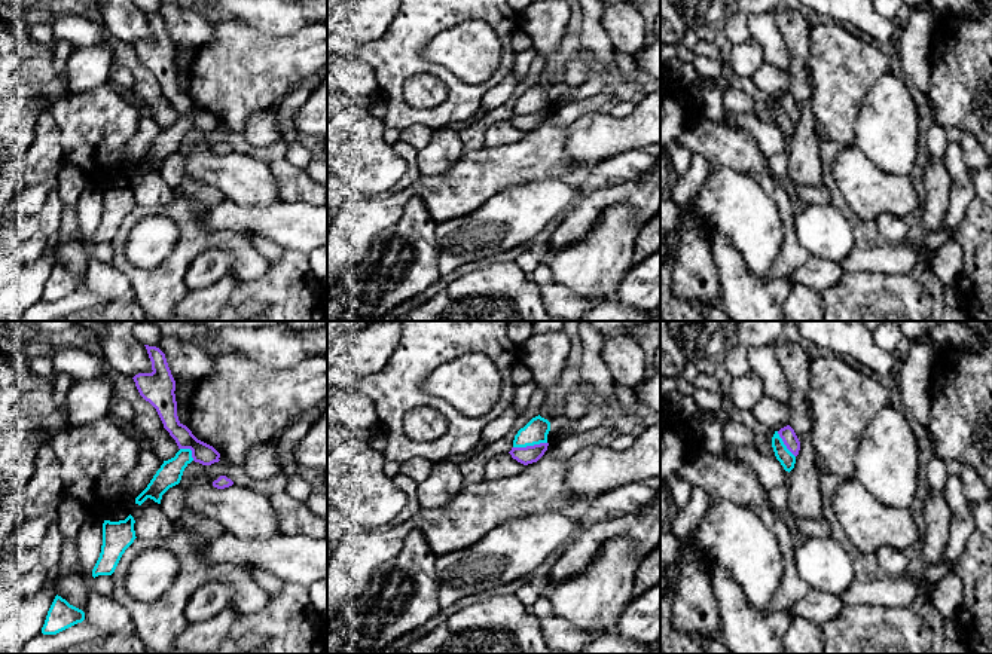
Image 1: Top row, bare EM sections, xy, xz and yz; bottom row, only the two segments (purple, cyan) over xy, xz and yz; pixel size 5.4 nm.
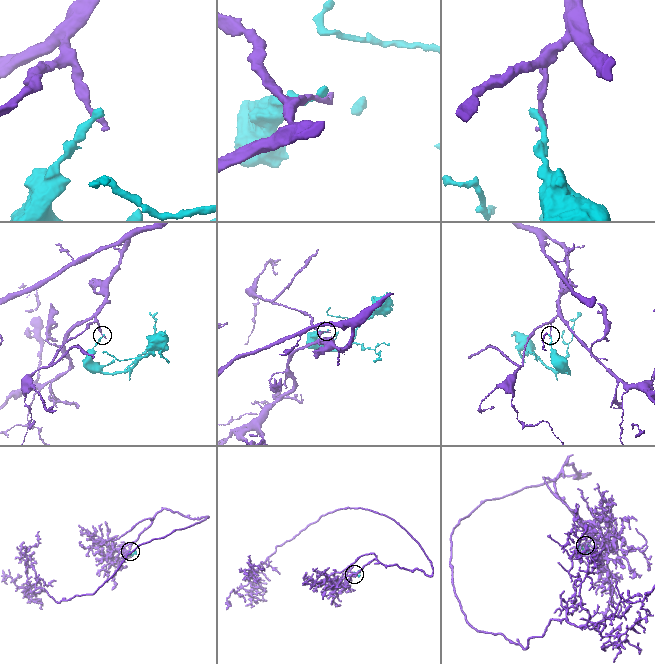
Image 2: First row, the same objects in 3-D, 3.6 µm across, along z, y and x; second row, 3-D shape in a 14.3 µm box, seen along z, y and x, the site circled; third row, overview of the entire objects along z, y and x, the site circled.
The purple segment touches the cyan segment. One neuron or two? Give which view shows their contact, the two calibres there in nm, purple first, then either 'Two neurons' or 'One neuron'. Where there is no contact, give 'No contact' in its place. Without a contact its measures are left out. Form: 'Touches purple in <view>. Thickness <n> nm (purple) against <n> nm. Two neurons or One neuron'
Touches purple in xz. Thickness 100 nm (purple) against 130 nm. Two neurons

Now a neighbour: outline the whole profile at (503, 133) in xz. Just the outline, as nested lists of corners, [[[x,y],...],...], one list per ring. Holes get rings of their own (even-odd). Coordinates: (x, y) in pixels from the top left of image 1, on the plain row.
[[[510,120],[495,123],[486,131],[485,146],[498,147],[509,143],[516,143],[524,137],[524,131],[512,125]]]

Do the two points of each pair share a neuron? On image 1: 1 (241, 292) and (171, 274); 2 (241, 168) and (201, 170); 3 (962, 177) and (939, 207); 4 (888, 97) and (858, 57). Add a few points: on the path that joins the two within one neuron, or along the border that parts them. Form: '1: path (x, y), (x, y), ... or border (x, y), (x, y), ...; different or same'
1: border (271, 263), (262, 275), (241, 280); different
2: path (231, 170), (211, 170); same
3: border (943, 161), (952, 179), (951, 204), (945, 226); different
4: border (890, 72), (875, 83), (858, 110); different

